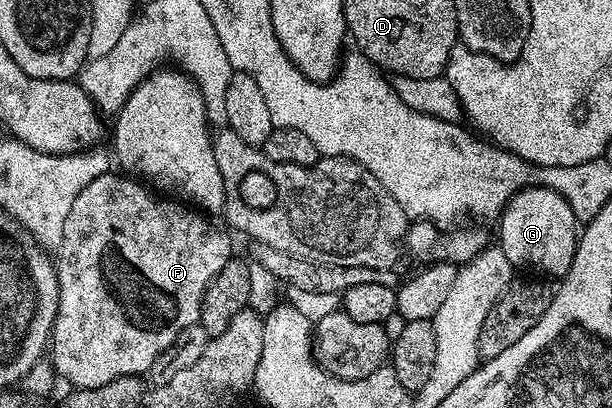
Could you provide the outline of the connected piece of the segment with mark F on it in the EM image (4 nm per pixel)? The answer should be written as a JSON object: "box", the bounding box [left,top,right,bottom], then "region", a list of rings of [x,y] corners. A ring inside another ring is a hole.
{"box":[49,172,233,390],"region":[[[108,172],[97,176],[97,180],[93,180],[93,184],[85,184],[85,188],[81,188],[81,196],[77,196],[77,200],[73,200],[73,208],[69,208],[69,217],[65,220],[65,232],[61,236],[61,244],[57,257],[54,259],[55,275],[59,281],[59,303],[57,304],[55,327],[52,328],[49,339],[49,361],[51,367],[55,369],[56,375],[62,381],[64,378],[69,384],[68,387],[76,390],[99,388],[118,378],[146,375],[150,371],[153,360],[157,360],[157,356],[161,356],[161,352],[165,352],[165,348],[169,348],[169,344],[173,344],[173,340],[177,340],[180,332],[198,323],[203,294],[207,290],[207,285],[233,257],[230,238],[232,235],[226,229],[218,230],[213,223],[206,222],[206,220],[211,220],[204,217],[202,213],[167,196],[155,196],[159,198],[147,198],[142,202],[139,199],[140,183],[122,173],[119,173],[120,175],[115,173]]]}

